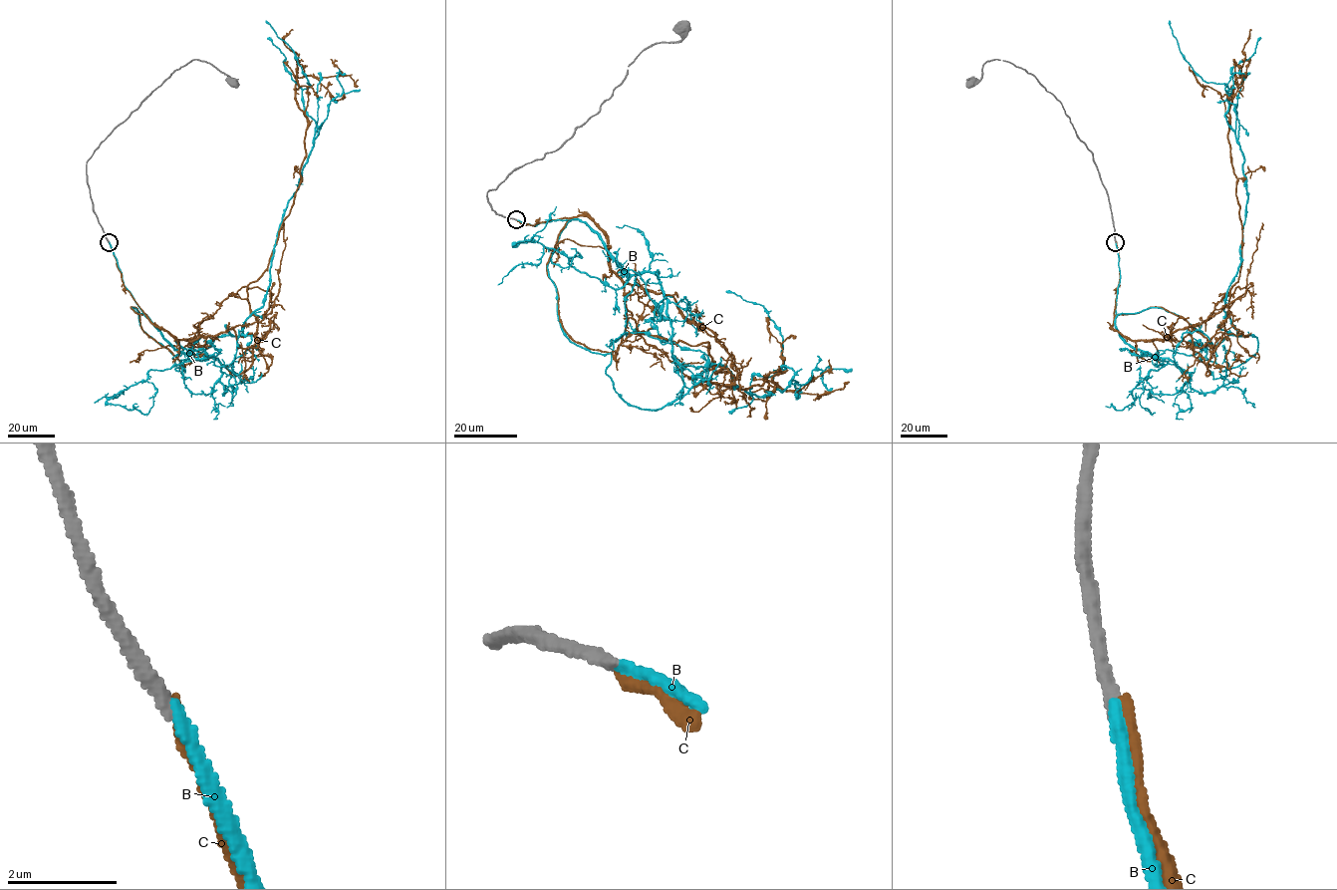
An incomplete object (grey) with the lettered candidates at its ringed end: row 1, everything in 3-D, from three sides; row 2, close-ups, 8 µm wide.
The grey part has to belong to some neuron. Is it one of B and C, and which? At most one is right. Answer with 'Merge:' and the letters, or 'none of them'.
Merge: B

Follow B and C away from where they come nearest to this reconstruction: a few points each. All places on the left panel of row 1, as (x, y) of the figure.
B: (109, 241), (141, 328), (176, 371), (239, 336), (263, 305), (317, 129), (306, 75), (265, 21)
C: (109, 241), (144, 331), (184, 365), (243, 373), (247, 286), (306, 154), (296, 80), (358, 80)

